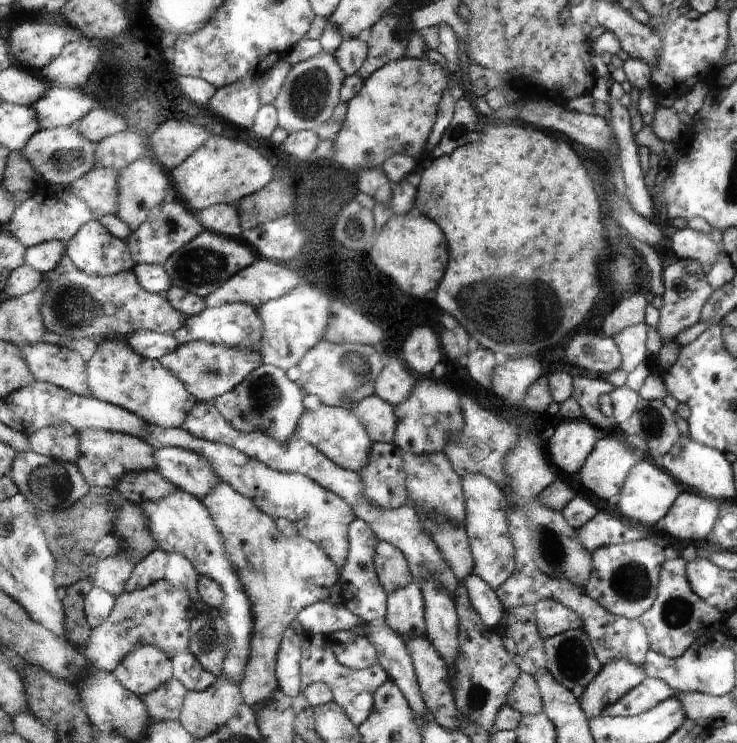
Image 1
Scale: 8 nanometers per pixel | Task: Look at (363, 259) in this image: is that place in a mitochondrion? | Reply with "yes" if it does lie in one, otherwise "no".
no

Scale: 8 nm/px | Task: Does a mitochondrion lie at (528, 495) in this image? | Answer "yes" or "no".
no

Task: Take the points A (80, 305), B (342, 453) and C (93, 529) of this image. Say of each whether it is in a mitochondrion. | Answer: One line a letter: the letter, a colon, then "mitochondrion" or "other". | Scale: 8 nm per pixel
A: mitochondrion
B: other
C: other

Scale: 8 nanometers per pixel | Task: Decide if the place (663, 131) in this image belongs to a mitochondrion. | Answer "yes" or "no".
no

